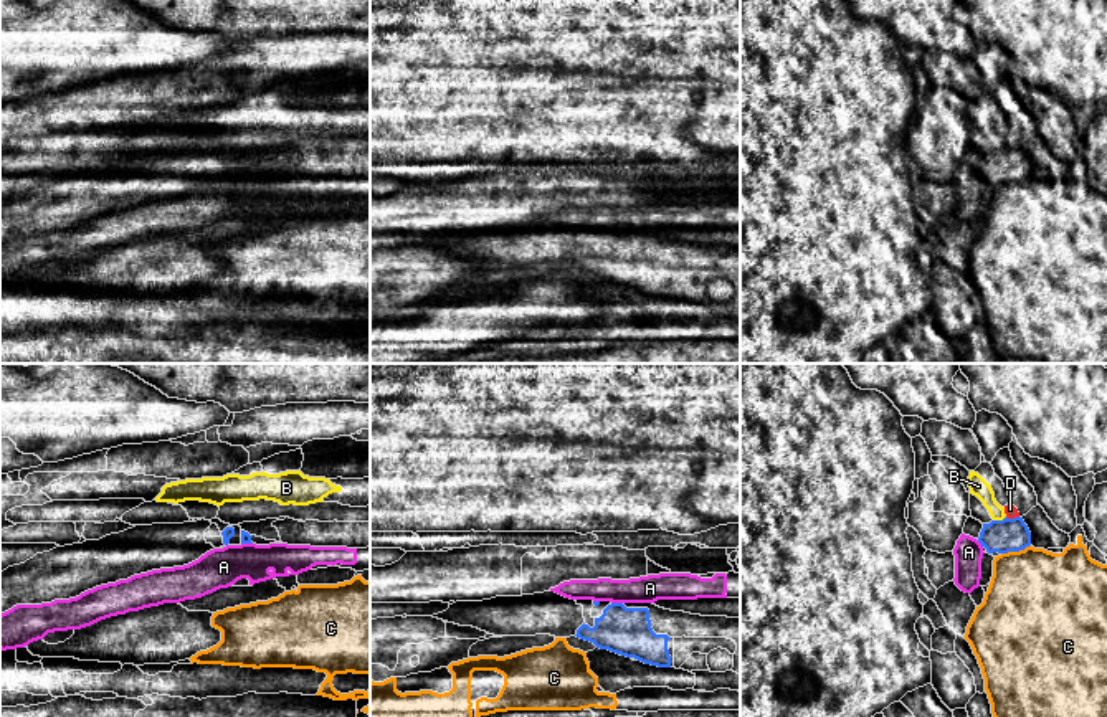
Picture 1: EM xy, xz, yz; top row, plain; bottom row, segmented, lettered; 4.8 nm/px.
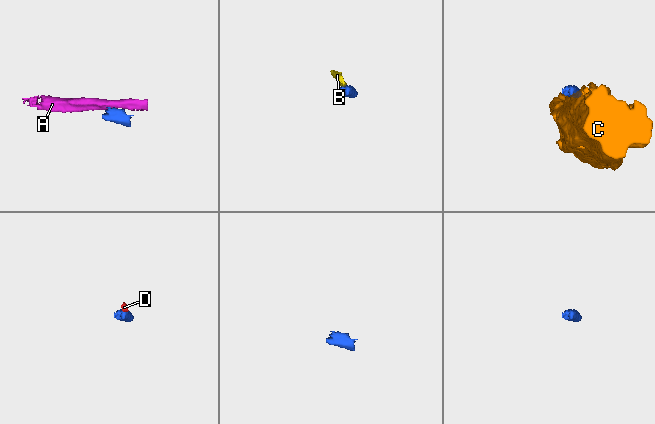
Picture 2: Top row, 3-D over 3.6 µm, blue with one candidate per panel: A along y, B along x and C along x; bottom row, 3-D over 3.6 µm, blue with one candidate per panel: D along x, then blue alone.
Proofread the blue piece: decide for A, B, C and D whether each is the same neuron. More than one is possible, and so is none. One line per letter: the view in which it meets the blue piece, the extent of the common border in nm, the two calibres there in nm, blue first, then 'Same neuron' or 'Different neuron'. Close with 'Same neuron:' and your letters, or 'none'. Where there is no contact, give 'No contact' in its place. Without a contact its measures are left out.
A: Touches blue in xz. Shared border 60 nm. Thickness 240 nm (blue) against 130 nm. Different neuron
B: Touches blue in yz. Shared border 70 nm. Thickness 160 nm (blue) against 90 nm. Different neuron
C: Touches blue in yz. Shared border 150 nm. Thickness 160 nm (blue) against 460 nm. Different neuron
D: Touches blue in yz. Shared border 60 nm. Thickness 160 nm (blue) against 60 nm. Different neuron
Same neuron: none

